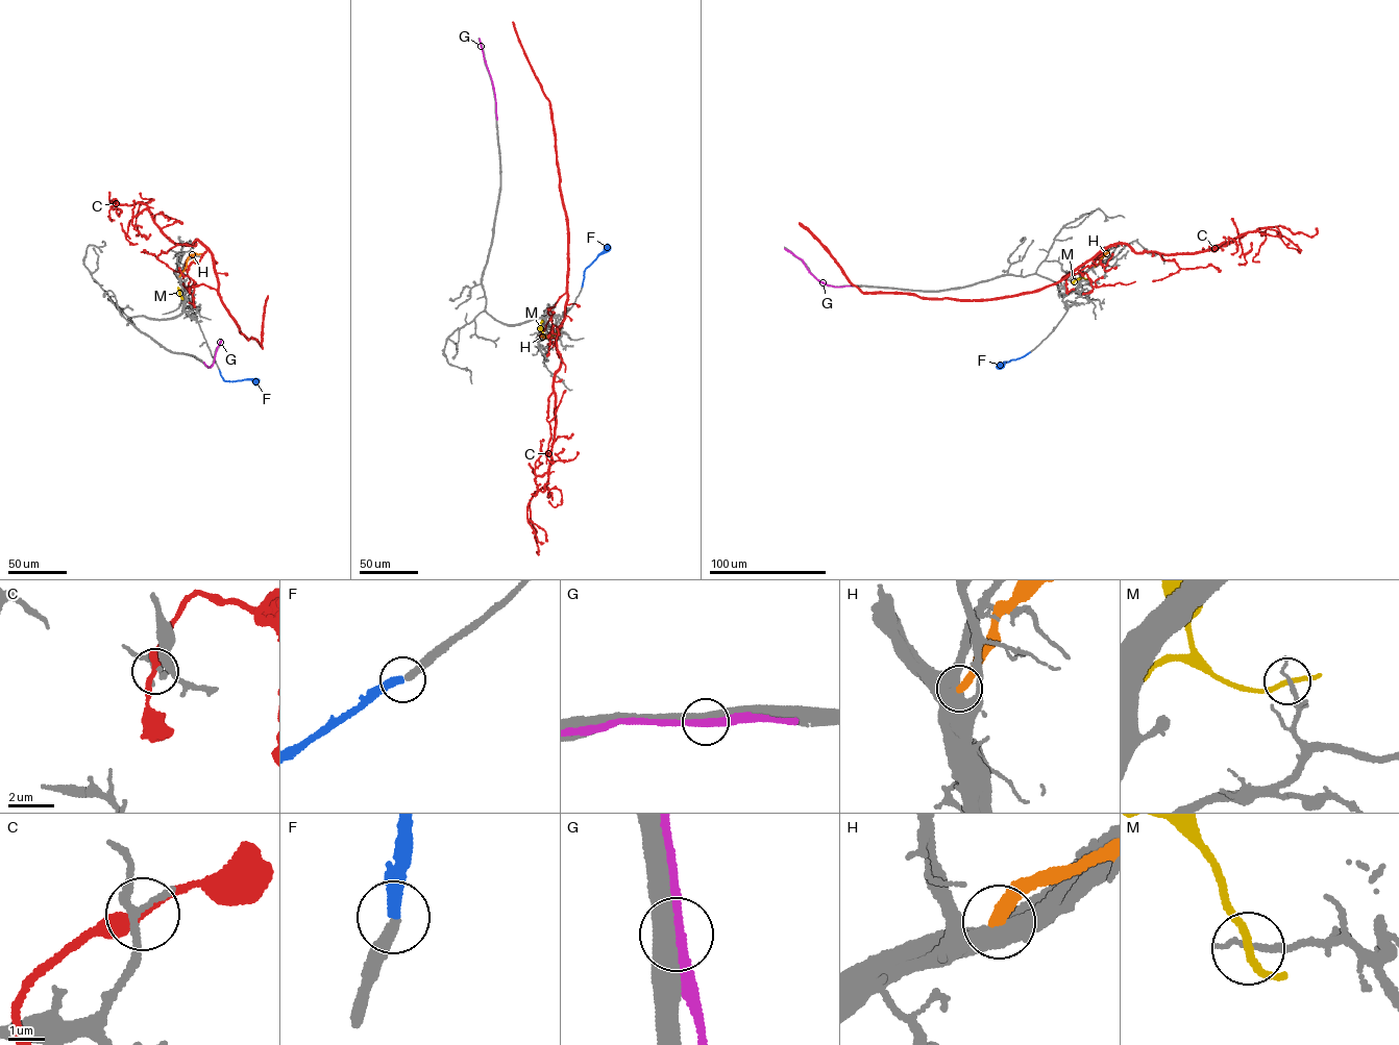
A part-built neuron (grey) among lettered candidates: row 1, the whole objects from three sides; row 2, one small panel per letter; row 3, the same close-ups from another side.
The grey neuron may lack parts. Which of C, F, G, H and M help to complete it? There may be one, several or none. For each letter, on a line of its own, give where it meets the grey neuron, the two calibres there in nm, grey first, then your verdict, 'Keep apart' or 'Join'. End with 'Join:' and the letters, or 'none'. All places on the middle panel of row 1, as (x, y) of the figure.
C: Touches grey at (549, 341). Thickness 240 nm (grey) against 320 nm. Keep apart
F: Touches grey at (582, 287). Thickness 320 nm (grey) against 320 nm. Join
G: Touches grey at (496, 115). Thickness 500 nm (grey) against 280 nm. Keep apart
H: Touches grey at (541, 337). Thickness 550 nm (grey) against 360 nm. Keep apart
M: Touches grey at (543, 333). Thickness 180 nm (grey) against 190 nm. Keep apart
Join: F

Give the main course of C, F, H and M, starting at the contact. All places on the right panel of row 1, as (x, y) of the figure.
C: (1099, 278), (1094, 287), (1085, 273), (1060, 280), (1118, 244), (1187, 253), (1265, 227), (1310, 237), (1316, 227)
F: (1030, 352), (999, 367)
H: (1095, 267), (1105, 254)
M: (1088, 278), (1078, 278), (1072, 282)

